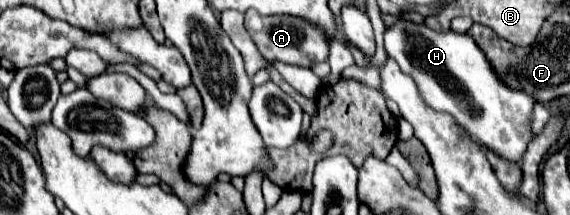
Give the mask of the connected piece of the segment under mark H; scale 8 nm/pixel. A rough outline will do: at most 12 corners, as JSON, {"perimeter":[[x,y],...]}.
{"perimeter":[[400,21],[388,57],[432,109],[520,163],[534,101],[472,37]]}

